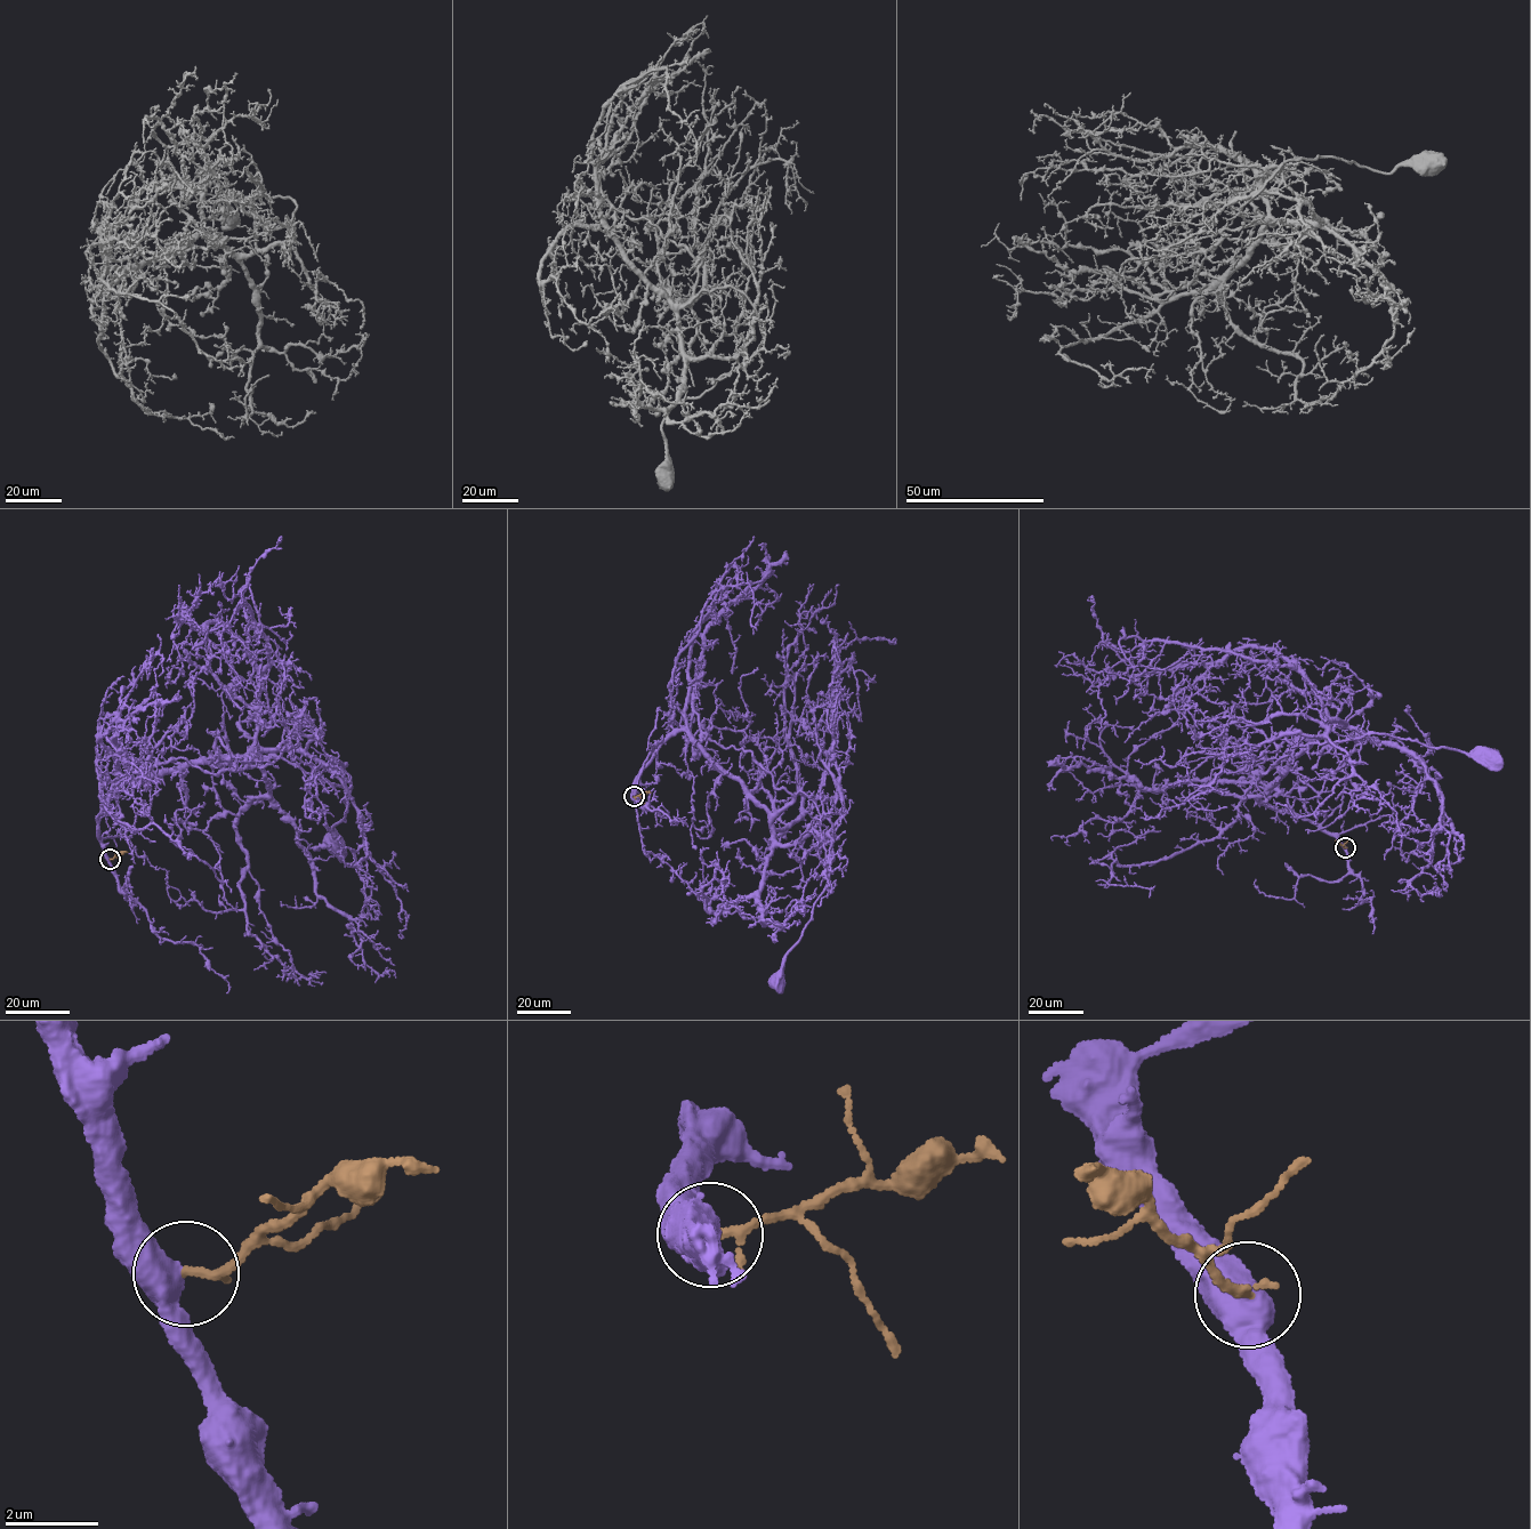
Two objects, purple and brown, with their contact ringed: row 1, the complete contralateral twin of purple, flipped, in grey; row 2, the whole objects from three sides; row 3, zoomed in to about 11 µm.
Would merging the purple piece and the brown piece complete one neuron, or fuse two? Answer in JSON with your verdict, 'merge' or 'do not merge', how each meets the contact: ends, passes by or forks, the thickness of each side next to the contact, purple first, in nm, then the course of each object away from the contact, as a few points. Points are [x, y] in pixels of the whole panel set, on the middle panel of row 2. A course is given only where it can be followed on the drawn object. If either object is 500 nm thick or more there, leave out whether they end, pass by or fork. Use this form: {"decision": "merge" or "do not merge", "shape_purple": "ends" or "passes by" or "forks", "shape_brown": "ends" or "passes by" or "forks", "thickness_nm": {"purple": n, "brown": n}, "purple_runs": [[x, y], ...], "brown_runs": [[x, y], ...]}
{"decision": "merge", "thickness_nm": {"purple": 500, "brown": 140}, "purple_runs": [[634, 797], [641, 769], [683, 730], [772, 813], [798, 791], [814, 803], [828, 883], [775, 980]], "brown_runs": [[634, 797], [651, 793]]}

